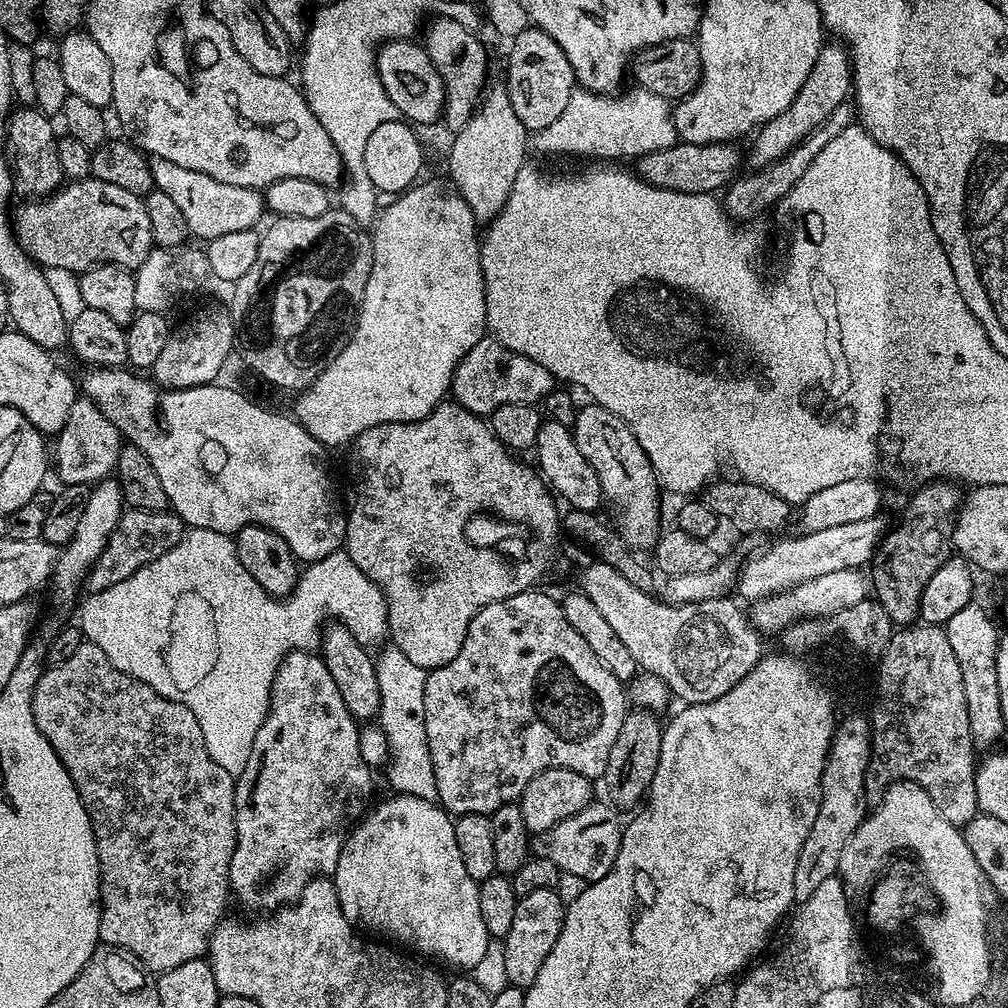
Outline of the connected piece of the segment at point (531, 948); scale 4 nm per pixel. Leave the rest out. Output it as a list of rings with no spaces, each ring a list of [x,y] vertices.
[[[556,888],[534,890],[517,899],[510,934],[502,938],[506,958],[506,978],[511,987],[527,990],[534,982],[534,978],[538,978],[538,970],[542,970],[546,954],[554,950],[554,942],[558,942],[558,934],[562,934],[565,911],[565,901],[560,899],[560,893]]]

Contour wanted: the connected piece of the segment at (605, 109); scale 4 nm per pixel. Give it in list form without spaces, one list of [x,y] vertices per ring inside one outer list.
[[[639,86],[615,94],[573,89],[561,117],[536,132],[532,146],[546,154],[584,154],[600,158],[639,158],[654,150],[669,149],[679,141],[671,103]]]

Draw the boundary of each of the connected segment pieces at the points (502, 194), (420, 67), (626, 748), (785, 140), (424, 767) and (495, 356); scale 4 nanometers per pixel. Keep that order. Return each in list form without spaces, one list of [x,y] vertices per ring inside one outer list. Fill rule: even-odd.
[[[489,83],[476,111],[453,136],[456,137],[448,152],[450,183],[470,206],[476,222],[490,222],[510,198],[514,178],[526,164],[524,143],[527,145],[530,140],[528,129],[518,122],[518,114],[510,106],[507,83]]]
[[[415,39],[386,40],[376,53],[376,69],[386,94],[396,107],[397,113],[413,125],[432,124],[444,115],[446,90],[434,62],[430,62],[423,43]]]
[[[633,707],[625,715],[622,730],[618,730],[614,746],[610,746],[610,762],[606,762],[606,770],[602,777],[604,792],[608,795],[605,796],[607,803],[613,808],[635,809],[647,797],[648,788],[652,785],[652,779],[658,770],[658,758],[662,750],[664,729],[660,719],[657,713],[649,712],[646,708]]]
[[[825,43],[821,47],[810,74],[806,74],[806,82],[802,82],[798,94],[794,94],[790,106],[786,106],[773,120],[766,120],[759,125],[755,133],[756,141],[752,144],[752,153],[749,156],[747,153],[746,156],[747,163],[749,160],[753,169],[764,168],[781,160],[795,144],[800,144],[802,138],[806,138],[815,128],[822,126],[822,122],[826,122],[826,118],[830,118],[830,114],[834,114],[834,110],[838,110],[838,106],[849,99],[852,62],[849,53],[842,50],[839,43],[831,43]]]
[[[387,646],[375,657],[378,674],[378,694],[380,695],[380,715],[378,726],[384,731],[388,743],[388,763],[386,773],[397,793],[417,796],[423,800],[435,801],[438,786],[434,782],[434,766],[430,758],[430,746],[426,738],[426,718],[424,717],[424,695],[428,672],[422,666],[414,666],[402,650]]]
[[[485,338],[476,343],[474,350],[470,350],[466,358],[458,362],[454,370],[450,396],[455,403],[461,404],[475,416],[487,417],[506,402],[539,405],[557,384],[556,377],[550,374],[550,370],[546,370],[546,366],[510,350],[501,340]]]

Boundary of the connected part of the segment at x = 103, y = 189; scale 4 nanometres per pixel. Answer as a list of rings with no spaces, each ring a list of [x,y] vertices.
[[[95,178],[73,180],[43,198],[32,198],[14,212],[14,235],[22,246],[41,268],[66,270],[79,274],[87,272],[95,264],[117,264],[129,270],[140,267],[140,263],[148,257],[154,247],[150,234],[150,218],[146,214],[146,206],[141,197],[130,194],[130,190],[122,190],[118,186],[110,186],[110,182],[102,182]]]

